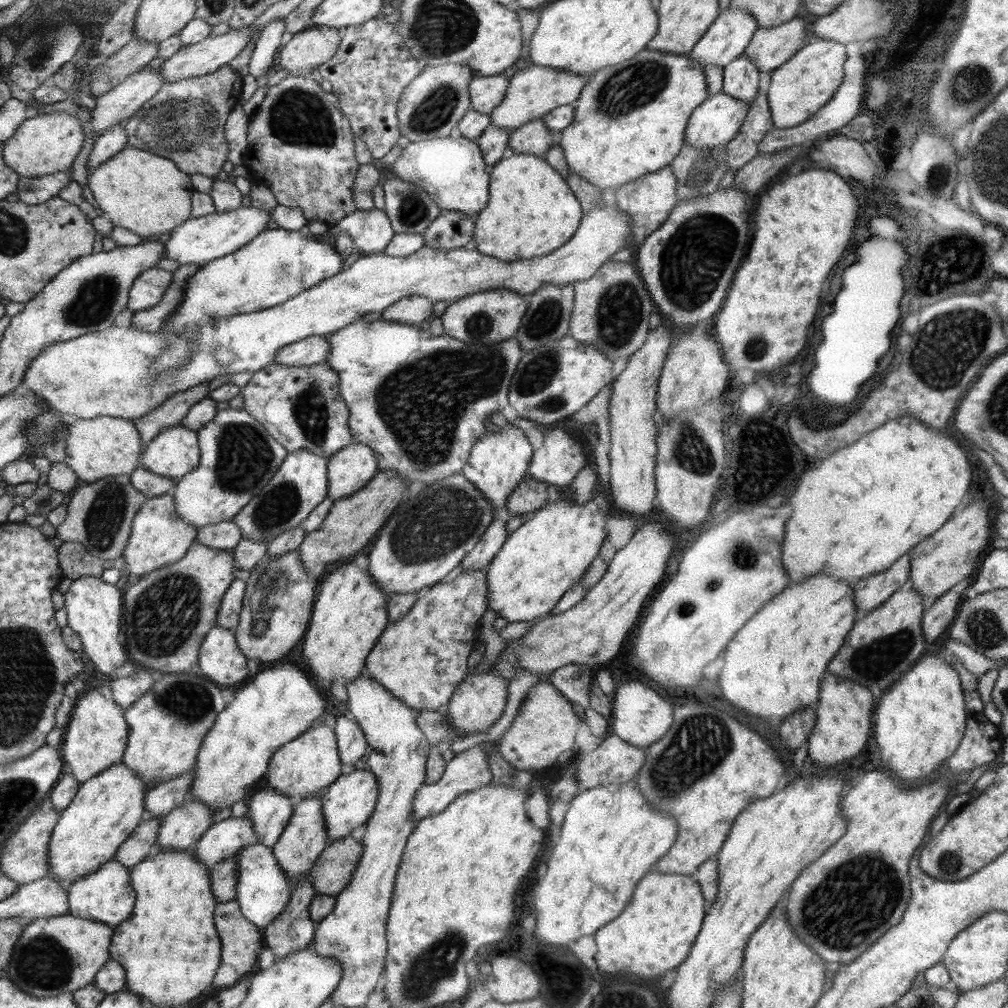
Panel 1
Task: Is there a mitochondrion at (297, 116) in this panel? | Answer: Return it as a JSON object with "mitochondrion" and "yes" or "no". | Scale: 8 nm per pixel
{"mitochondrion":"yes"}

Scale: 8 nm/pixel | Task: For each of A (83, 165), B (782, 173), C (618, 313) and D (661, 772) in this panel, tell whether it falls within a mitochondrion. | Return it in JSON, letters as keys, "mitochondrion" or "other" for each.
{"A":"other","B":"other","C":"mitochondrion","D":"mitochondrion"}

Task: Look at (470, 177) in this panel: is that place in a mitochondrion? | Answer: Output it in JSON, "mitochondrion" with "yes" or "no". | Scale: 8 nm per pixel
{"mitochondrion":"no"}

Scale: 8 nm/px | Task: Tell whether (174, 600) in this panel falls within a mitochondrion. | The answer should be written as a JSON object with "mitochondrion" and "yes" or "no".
{"mitochondrion":"yes"}

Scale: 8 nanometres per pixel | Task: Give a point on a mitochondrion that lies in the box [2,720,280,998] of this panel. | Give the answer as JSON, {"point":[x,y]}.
{"point":[48,963]}

